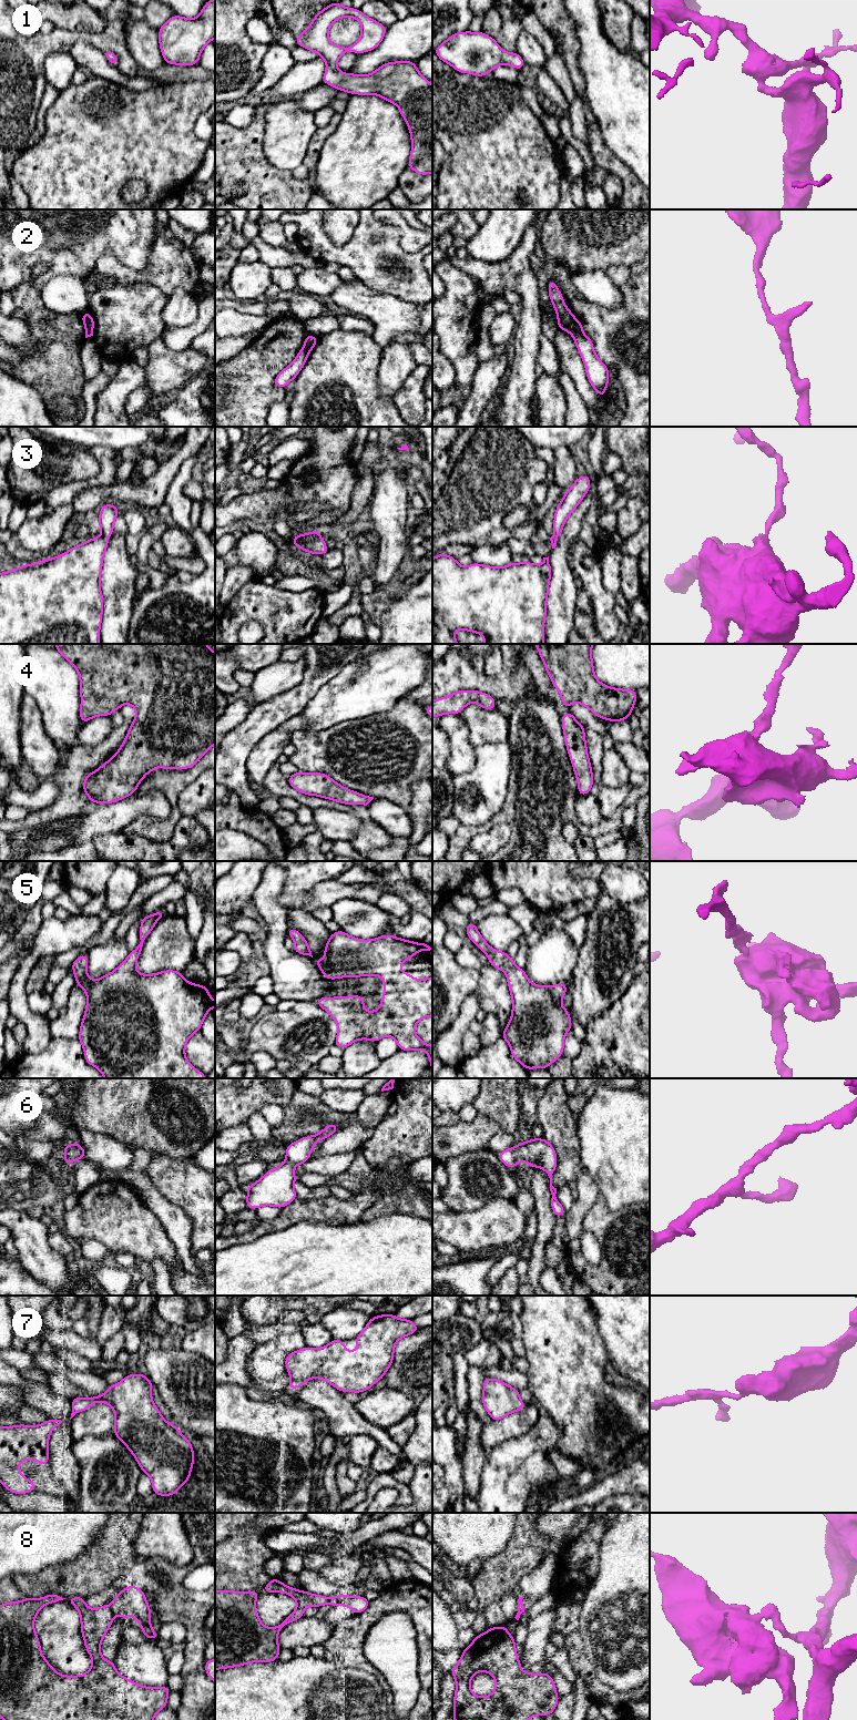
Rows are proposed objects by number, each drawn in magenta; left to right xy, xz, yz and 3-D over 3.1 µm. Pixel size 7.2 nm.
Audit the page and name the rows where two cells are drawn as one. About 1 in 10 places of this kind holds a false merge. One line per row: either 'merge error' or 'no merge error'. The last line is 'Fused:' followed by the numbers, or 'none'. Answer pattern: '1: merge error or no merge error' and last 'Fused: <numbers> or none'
1: no merge error
2: no merge error
3: no merge error
4: no merge error
5: no merge error
6: no merge error
7: no merge error
8: merge error
Fused: 8

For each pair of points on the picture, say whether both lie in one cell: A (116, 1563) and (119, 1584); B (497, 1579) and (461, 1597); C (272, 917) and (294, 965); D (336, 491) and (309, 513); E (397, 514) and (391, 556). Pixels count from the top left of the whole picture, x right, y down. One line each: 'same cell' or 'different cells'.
A: different cells
B: different cells
C: same cell
D: different cells
E: same cell

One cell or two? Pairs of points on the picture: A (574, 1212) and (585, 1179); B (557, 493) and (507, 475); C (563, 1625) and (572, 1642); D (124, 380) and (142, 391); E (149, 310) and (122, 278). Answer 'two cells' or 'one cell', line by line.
A: one cell
B: two cells
C: two cells
D: two cells
E: two cells

